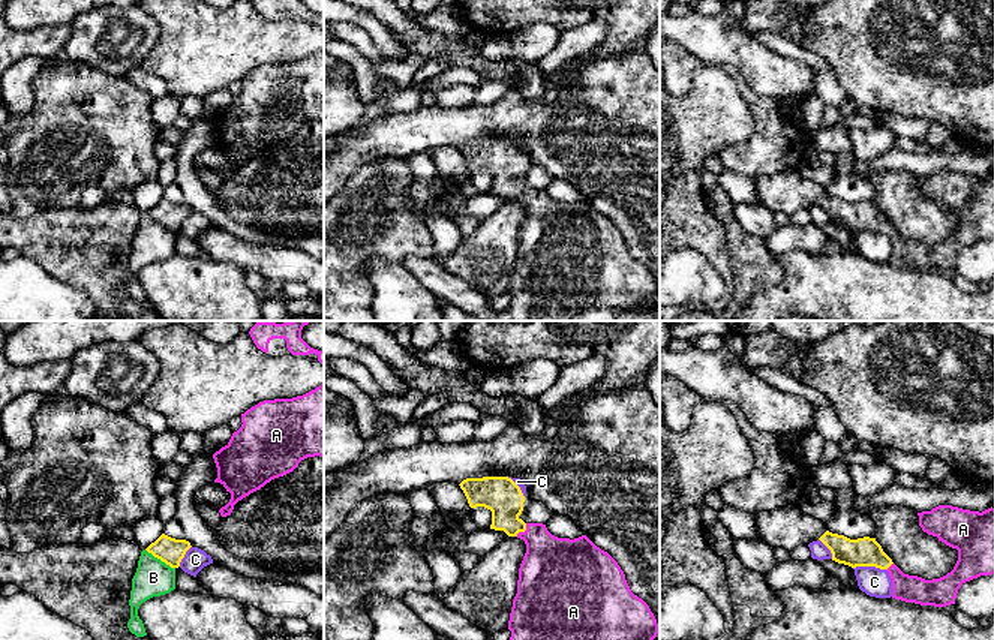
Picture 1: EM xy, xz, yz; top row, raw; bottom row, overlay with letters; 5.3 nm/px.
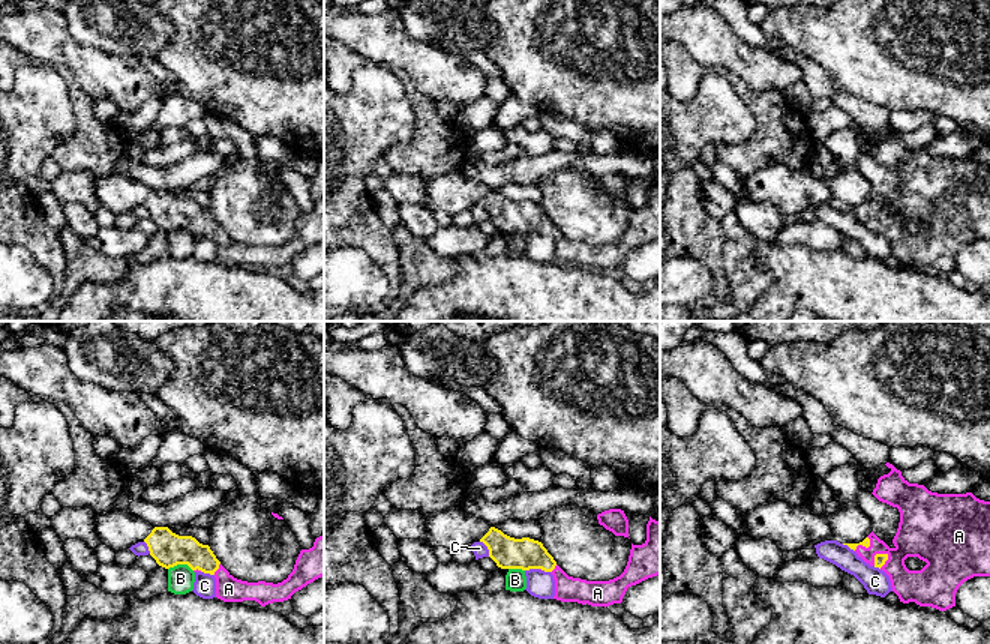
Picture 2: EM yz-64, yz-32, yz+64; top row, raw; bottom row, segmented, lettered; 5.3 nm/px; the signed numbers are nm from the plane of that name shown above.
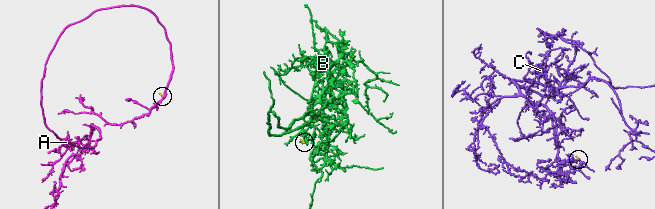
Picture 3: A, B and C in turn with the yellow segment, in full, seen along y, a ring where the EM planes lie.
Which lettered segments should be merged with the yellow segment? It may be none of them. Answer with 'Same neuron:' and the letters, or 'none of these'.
Same neuron: A

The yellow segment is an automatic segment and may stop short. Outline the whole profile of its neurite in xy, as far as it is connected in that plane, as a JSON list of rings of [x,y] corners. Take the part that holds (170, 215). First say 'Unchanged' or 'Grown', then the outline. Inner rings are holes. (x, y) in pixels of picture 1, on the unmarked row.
Unchanged. [[[162,198],[145,214],[171,232],[178,232],[181,223],[190,211],[190,207],[186,204],[175,204]]]

